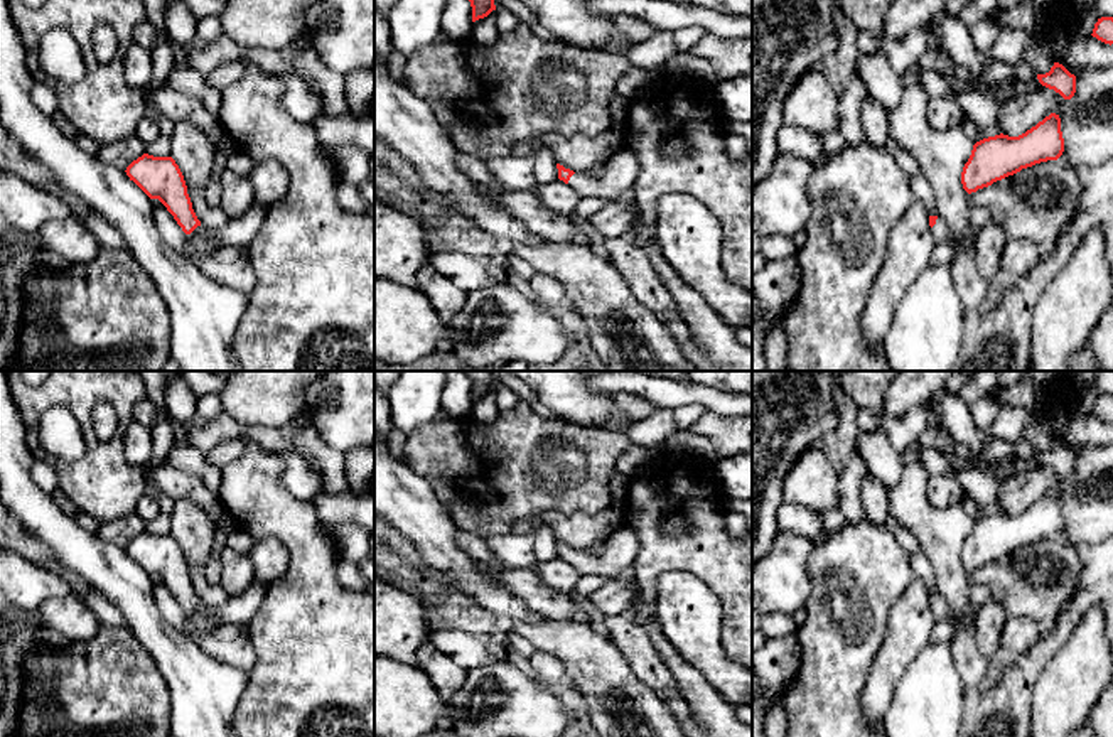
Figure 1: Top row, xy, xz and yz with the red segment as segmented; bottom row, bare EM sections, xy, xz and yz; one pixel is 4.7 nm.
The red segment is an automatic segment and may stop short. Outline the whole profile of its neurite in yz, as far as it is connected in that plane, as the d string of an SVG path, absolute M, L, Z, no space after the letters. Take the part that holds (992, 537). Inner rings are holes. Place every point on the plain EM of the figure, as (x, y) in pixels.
M1051 491L1019 514L1000 511L976 519L961 550L963 567L976 570L1022 546L1057 538L1062 530L1061 496Z

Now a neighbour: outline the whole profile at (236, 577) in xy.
M223 548L219 551L219 562L219 585L228 592L228 595L239 595L255 582L248 555L236 553L231 548Z

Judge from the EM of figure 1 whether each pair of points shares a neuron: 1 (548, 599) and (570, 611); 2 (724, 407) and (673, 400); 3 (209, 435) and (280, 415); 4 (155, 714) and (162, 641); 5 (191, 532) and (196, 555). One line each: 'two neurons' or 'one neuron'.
1: one neuron
2: one neuron
3: two neurons
4: two neurons
5: one neuron

